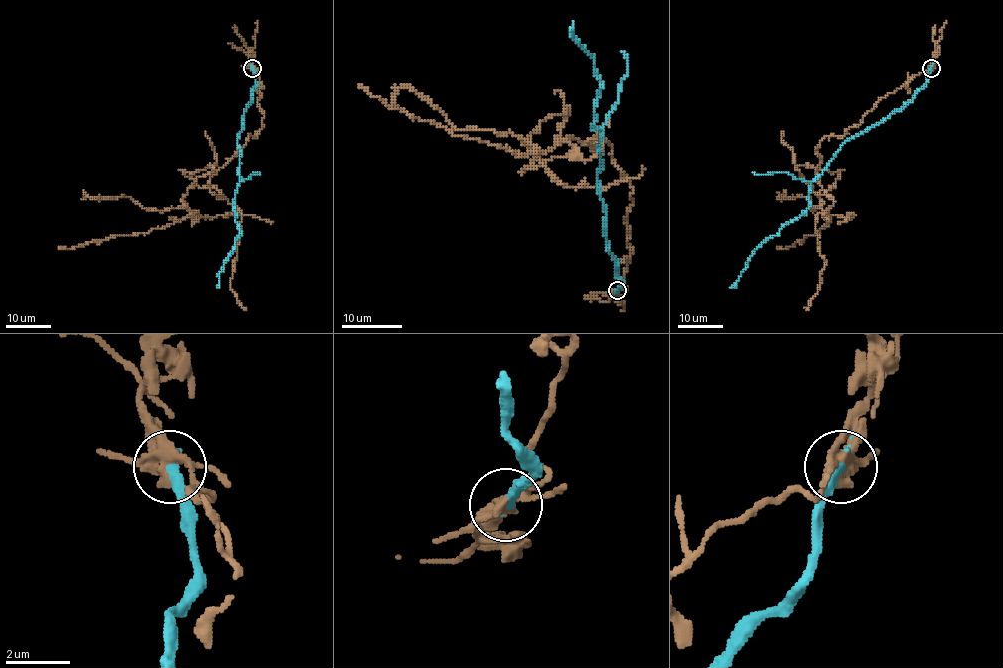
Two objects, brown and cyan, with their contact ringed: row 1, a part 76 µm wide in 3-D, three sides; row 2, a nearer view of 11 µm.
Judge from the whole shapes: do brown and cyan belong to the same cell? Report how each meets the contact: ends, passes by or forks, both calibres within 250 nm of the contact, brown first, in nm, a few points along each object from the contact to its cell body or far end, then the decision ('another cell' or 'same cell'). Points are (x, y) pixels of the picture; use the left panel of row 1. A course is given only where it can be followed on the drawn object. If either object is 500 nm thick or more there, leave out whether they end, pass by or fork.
brown forks; cyan ends; calibres 360 and 360 nm; course brown (252, 68), (263, 124), (209, 177), (219, 194), (186, 174), (212, 165), (181, 220), (59, 247); course cyan (252, 68), (252, 99), (238, 139), (234, 206), (240, 235), (218, 274), (218, 288); another cell

